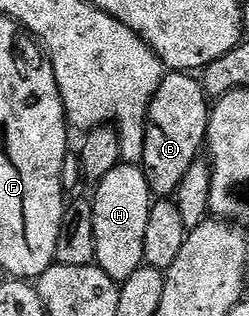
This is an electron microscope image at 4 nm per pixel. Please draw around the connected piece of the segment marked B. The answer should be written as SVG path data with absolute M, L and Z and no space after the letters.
M168 71L164 75L161 86L157 86L157 94L153 94L151 105L147 111L145 150L143 151L143 159L141 161L145 178L156 197L171 198L178 192L185 174L189 174L189 166L193 166L193 162L200 159L201 153L204 151L207 143L207 127L210 121L211 108L209 107L209 97L203 91L202 83L194 75L186 72Z

